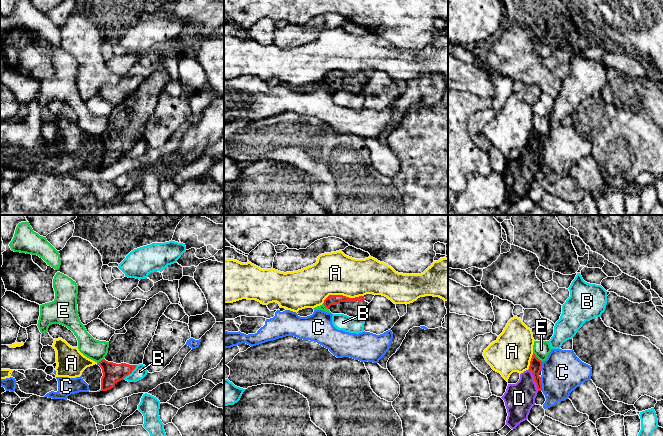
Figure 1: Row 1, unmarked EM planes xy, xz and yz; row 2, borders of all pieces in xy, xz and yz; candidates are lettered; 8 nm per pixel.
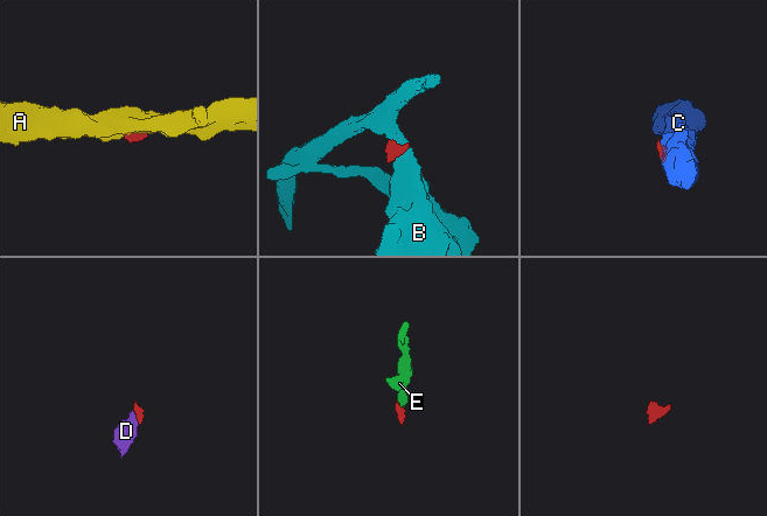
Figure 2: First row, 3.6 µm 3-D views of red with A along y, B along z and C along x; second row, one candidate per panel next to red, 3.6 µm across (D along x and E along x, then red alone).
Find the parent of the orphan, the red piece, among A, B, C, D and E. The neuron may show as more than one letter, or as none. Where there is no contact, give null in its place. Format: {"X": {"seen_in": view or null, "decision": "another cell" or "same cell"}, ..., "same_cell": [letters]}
{"A": {"seen_in": "xz", "decision": "another cell"}, "B": {"seen_in": "xy", "decision": "another cell"}, "C": {"seen_in": "yz", "decision": "another cell"}, "D": {"seen_in": "yz", "decision": "same cell"}, "E": {"seen_in": "yz", "decision": "another cell"}, "same_cell": ["D"]}

